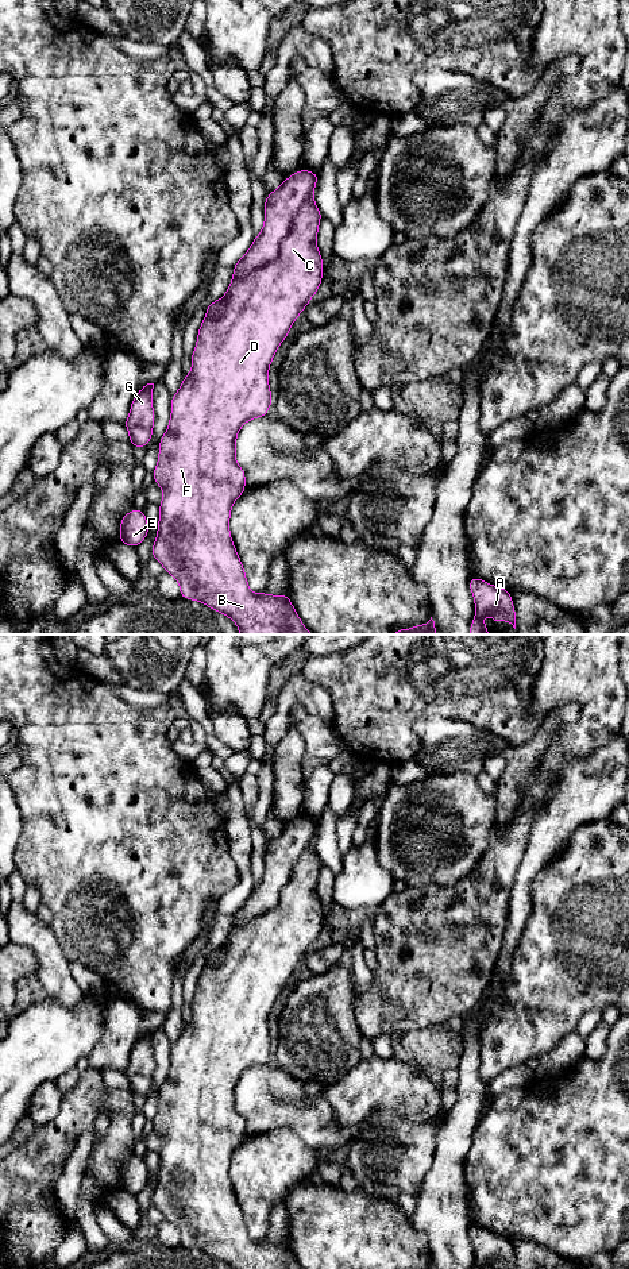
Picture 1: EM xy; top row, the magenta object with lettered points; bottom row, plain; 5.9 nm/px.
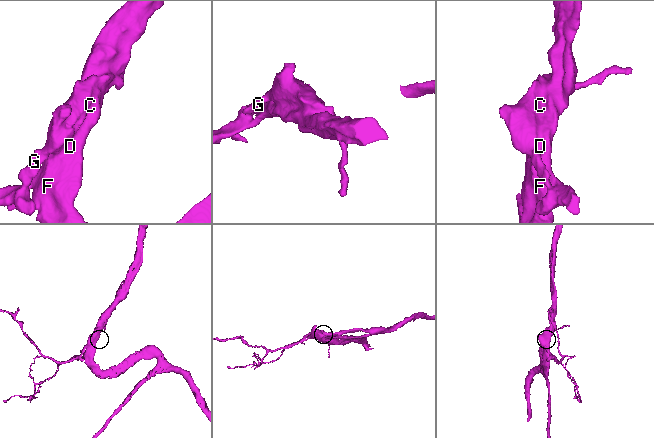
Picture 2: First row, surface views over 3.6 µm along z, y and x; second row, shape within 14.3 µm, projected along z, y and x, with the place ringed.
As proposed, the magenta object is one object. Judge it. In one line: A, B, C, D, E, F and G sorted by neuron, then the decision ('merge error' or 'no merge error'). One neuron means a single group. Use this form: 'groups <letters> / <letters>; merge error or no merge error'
groups A B C D F / E G; merge error

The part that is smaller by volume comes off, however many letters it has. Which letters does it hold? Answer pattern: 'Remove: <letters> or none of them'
Remove: E, G

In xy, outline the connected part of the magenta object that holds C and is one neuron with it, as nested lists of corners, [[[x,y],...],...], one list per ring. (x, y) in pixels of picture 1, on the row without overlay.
[[[310,842],[297,860],[289,882],[281,888],[279,904],[274,910],[263,914],[262,917],[258,917],[254,921],[231,930],[223,945],[224,953],[221,958],[215,964],[204,965],[197,980],[197,991],[194,994],[194,999],[190,1003],[192,1018],[188,1023],[184,1025],[178,1040],[174,1044],[171,1044],[171,1062],[167,1079],[159,1088],[158,1111],[153,1119],[153,1126],[154,1130],[163,1138],[165,1143],[158,1152],[161,1160],[158,1170],[158,1184],[151,1196],[151,1204],[162,1212],[165,1220],[173,1223],[178,1228],[181,1246],[202,1250],[212,1258],[220,1260],[224,1264],[229,1265],[232,1269],[301,1269],[294,1254],[292,1253],[292,1249],[288,1245],[288,1241],[281,1243],[270,1243],[266,1239],[255,1242],[250,1238],[244,1215],[232,1191],[232,1184],[229,1180],[229,1168],[231,1156],[234,1150],[246,1139],[246,1119],[235,1108],[236,1084],[243,1072],[248,1071],[252,1066],[261,1066],[267,1064],[267,1058],[273,1053],[271,1038],[269,1033],[270,1012],[274,1007],[278,995],[288,986],[288,981],[292,973],[294,972],[297,964],[304,960],[312,945],[317,941],[323,929],[324,911],[316,891],[321,865],[323,861],[317,856],[313,842]]]

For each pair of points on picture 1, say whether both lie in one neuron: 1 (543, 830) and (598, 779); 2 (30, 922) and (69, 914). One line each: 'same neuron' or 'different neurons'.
1: same neuron
2: different neurons

